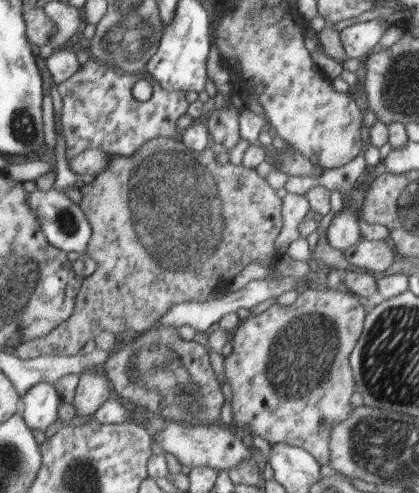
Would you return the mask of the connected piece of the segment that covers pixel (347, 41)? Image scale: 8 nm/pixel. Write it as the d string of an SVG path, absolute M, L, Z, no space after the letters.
M373 19L356 22L356 24L344 28L339 36L345 56L363 60L363 56L378 48L378 42L389 26L383 20Z

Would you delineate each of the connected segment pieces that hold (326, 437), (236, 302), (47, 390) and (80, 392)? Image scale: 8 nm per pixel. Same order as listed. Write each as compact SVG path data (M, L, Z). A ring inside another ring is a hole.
M314 285L308 286L295 297L294 303L291 305L281 305L275 303L271 305L266 311L256 316L248 318L238 328L233 338L232 352L224 357L224 371L226 380L230 384L232 390L232 414L233 414L233 427L241 432L246 441L250 438L259 436L264 438L270 444L288 444L288 446L297 446L309 452L320 465L330 464L330 438L332 438L332 428L338 426L340 422L344 422L353 411L354 406L351 404L351 396L355 390L354 376L349 362L350 353L354 350L354 344L358 342L360 330L364 326L364 306L358 302L358 297L348 291L346 288L339 288L337 290L325 289L319 291L314 289Z
M252 281L236 292L226 291L220 298L206 302L184 302L172 306L152 328L179 328L184 324L196 332L211 332L222 316L244 308L250 310L258 302L258 281Z
M34 384L32 390L24 394L23 419L30 430L46 432L46 430L59 418L58 406L61 402L60 395L56 392L53 384Z
M98 370L84 372L80 375L80 382L72 400L76 416L94 417L100 406L104 406L112 395L110 380L105 373Z

